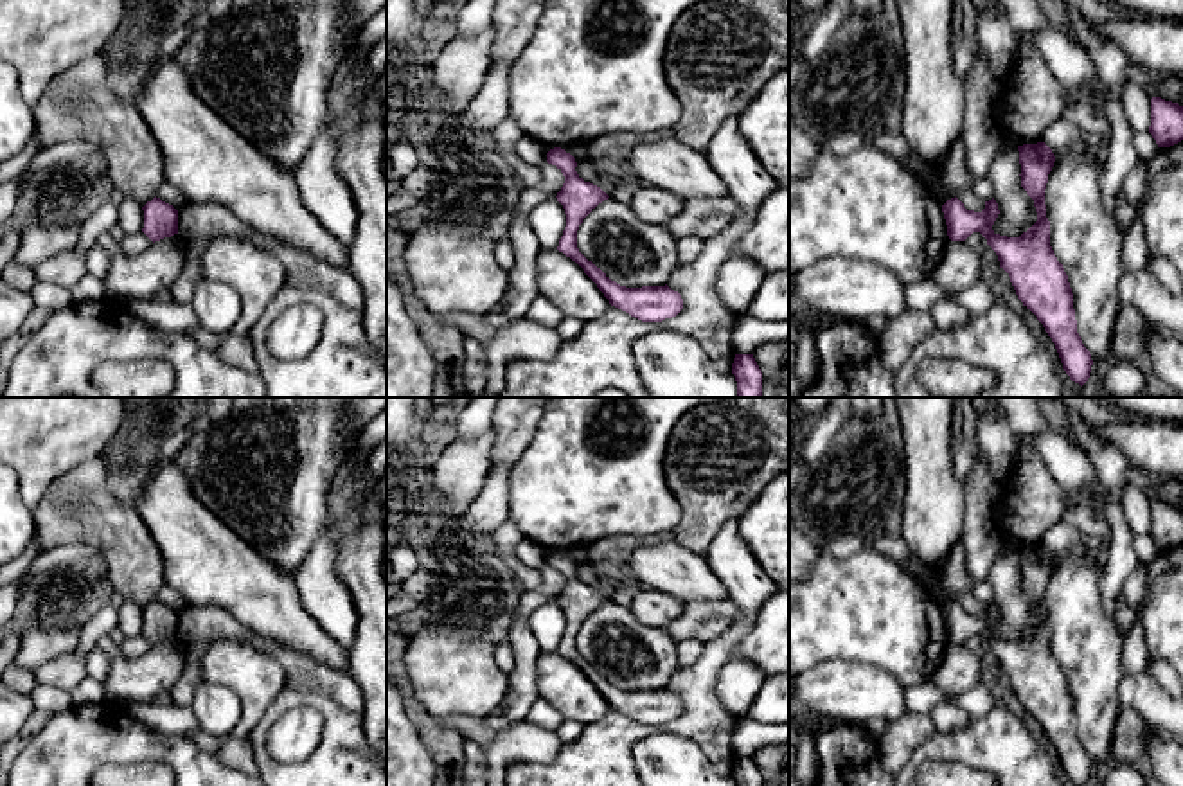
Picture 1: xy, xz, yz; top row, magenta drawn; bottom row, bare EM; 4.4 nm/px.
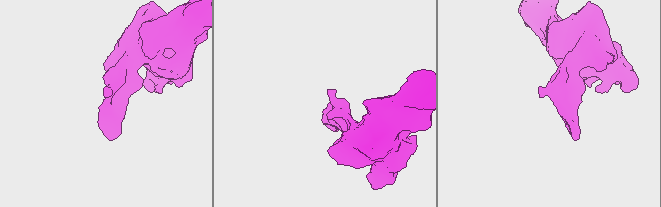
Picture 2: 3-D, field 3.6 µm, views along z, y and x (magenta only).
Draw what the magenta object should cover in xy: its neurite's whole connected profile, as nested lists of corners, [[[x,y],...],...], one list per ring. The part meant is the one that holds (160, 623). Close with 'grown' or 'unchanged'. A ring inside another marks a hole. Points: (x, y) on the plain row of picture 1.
[[[155,599],[142,610],[142,613],[144,613],[142,635],[153,646],[178,637],[178,613],[173,608]]] | unchanged

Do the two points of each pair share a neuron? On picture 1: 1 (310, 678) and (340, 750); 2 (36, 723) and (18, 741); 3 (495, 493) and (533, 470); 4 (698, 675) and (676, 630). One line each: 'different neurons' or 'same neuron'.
1: different neurons
2: same neuron
3: different neurons
4: different neurons

